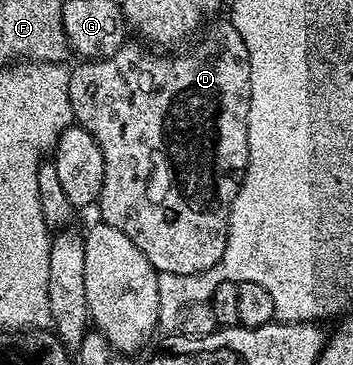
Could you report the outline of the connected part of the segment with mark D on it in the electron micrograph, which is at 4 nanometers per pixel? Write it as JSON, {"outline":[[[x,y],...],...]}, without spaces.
{"outline":[[[222,18],[219,24],[212,24],[201,33],[202,41],[195,48],[190,48],[187,52],[180,53],[179,56],[159,54],[141,43],[138,45],[126,42],[112,55],[105,56],[102,60],[78,62],[78,65],[70,72],[68,98],[72,102],[77,127],[88,130],[88,134],[92,134],[92,138],[96,138],[96,146],[100,146],[100,154],[104,154],[104,186],[96,205],[97,211],[102,211],[101,223],[120,230],[120,234],[124,234],[124,238],[131,240],[136,246],[136,250],[140,250],[140,254],[144,254],[144,258],[148,258],[148,262],[152,262],[152,266],[160,274],[180,274],[181,276],[200,274],[208,271],[212,266],[216,266],[216,262],[220,262],[228,238],[230,207],[246,173],[248,110],[252,98],[248,46],[244,46],[244,40],[240,38],[236,26],[231,24],[229,19]]]}

